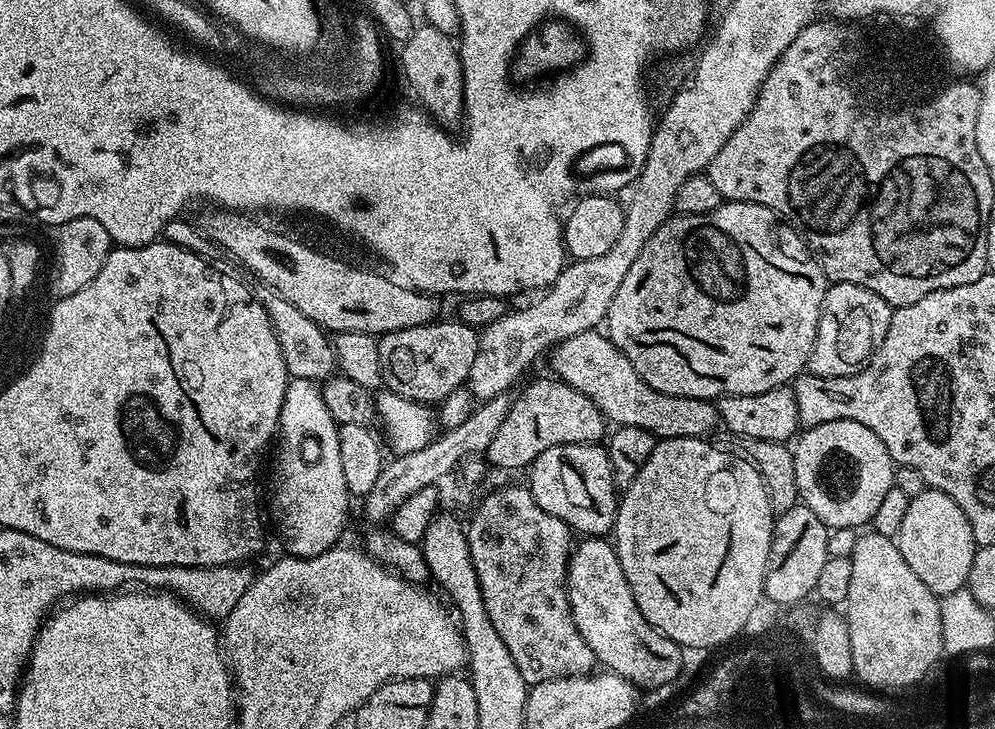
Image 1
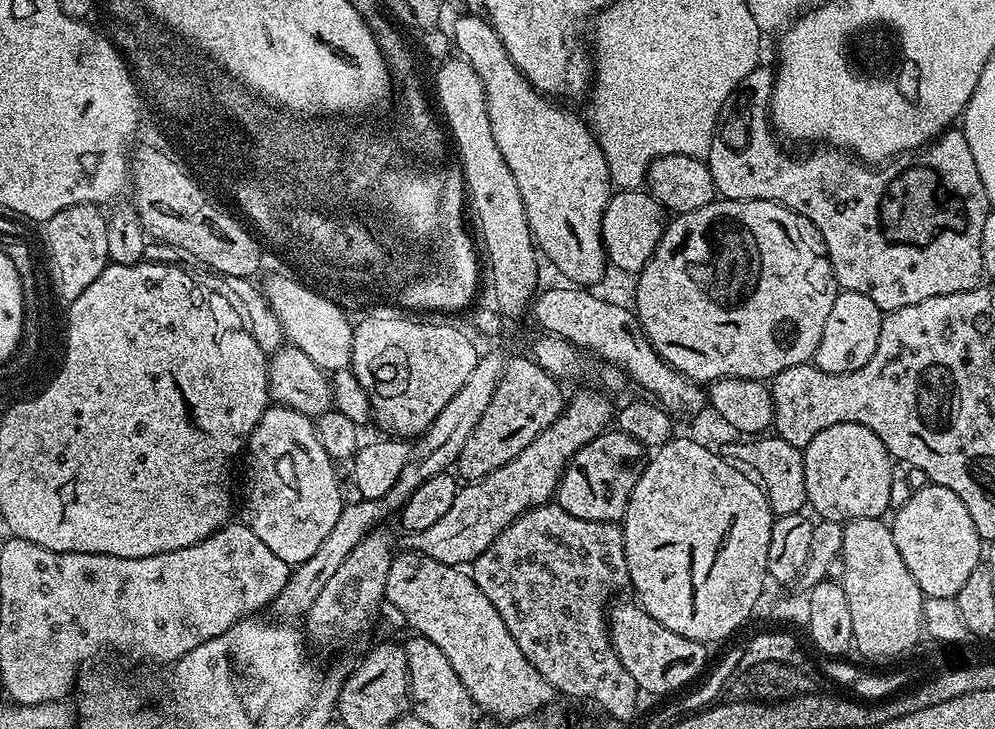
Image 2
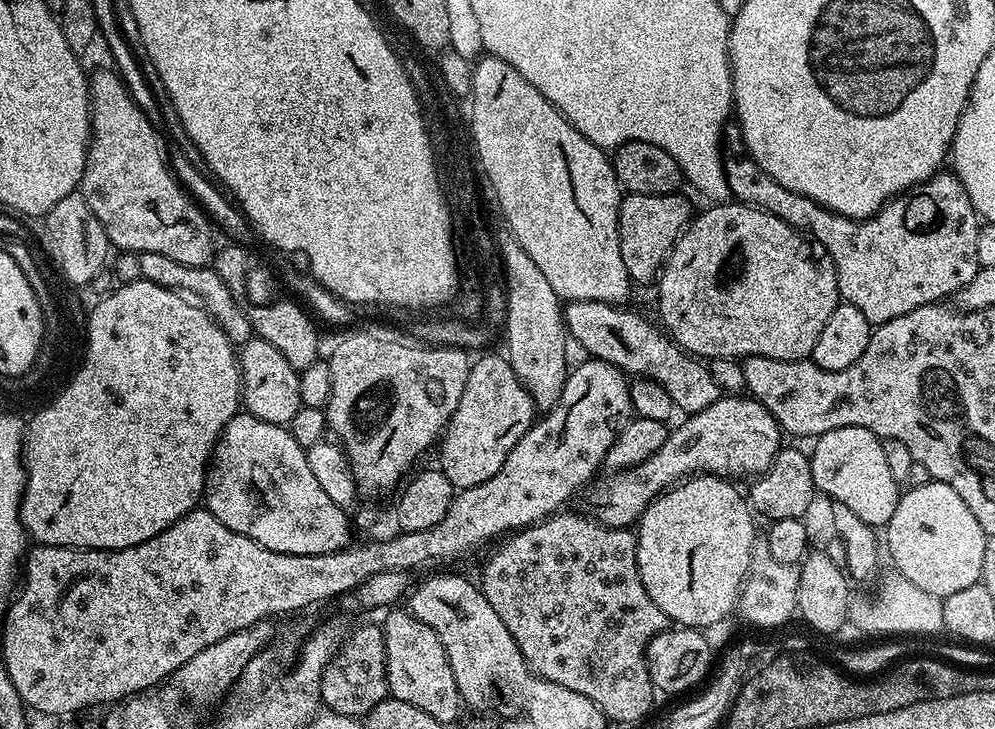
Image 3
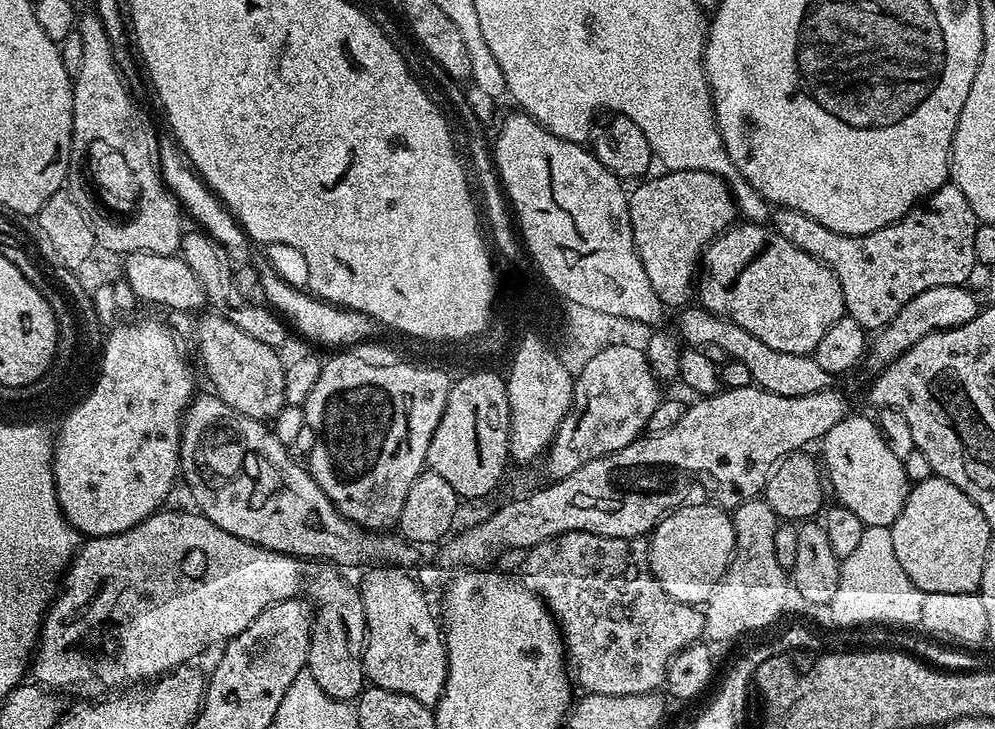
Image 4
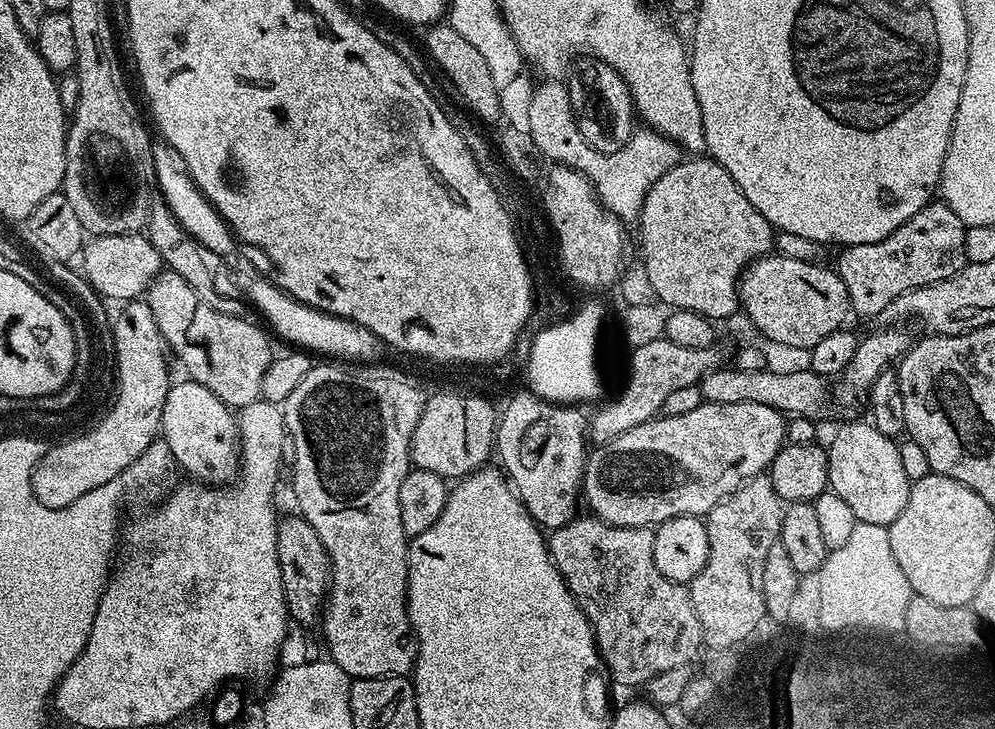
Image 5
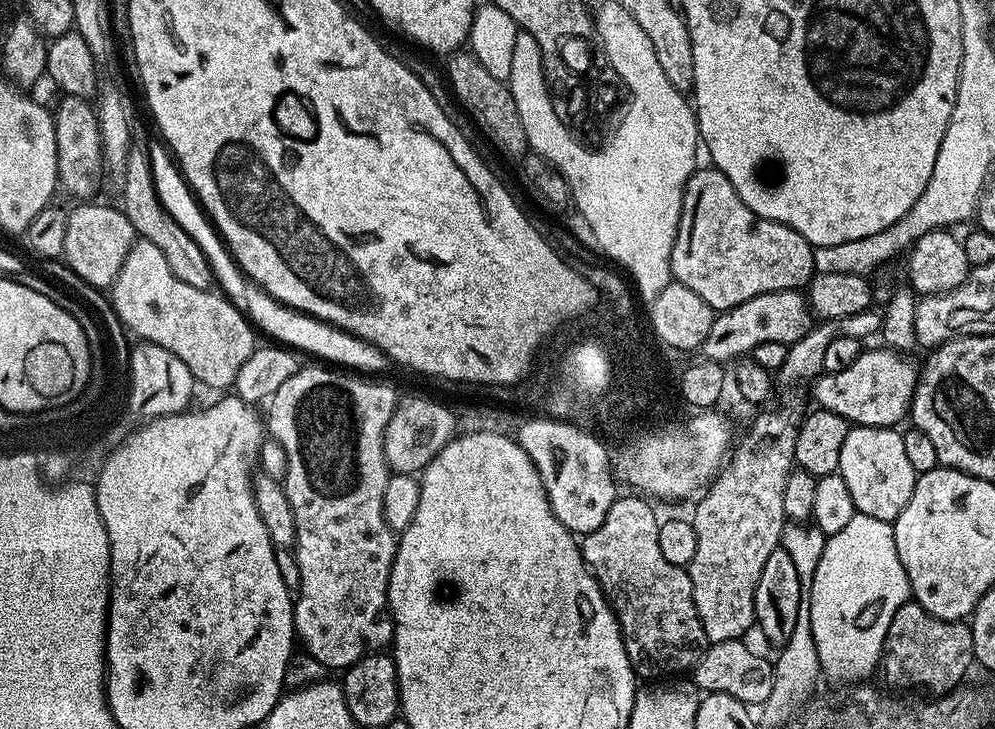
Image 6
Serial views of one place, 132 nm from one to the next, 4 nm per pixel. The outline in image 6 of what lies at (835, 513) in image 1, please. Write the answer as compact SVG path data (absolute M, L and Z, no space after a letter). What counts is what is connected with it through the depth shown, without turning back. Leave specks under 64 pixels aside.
M849 427L846 442L842 442L839 474L854 498L857 512L870 518L895 521L898 514L910 502L910 494L916 485L918 473L906 458L906 449L902 447L902 435L895 427L866 428Z

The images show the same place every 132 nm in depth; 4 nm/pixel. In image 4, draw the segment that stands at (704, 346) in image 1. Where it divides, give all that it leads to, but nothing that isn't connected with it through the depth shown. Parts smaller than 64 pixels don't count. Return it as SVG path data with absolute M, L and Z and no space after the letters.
M737 222L705 248L698 296L699 292L699 303L707 311L723 319L733 320L742 326L742 330L750 330L758 342L766 342L770 350L782 350L782 354L806 356L815 353L822 334L826 334L826 330L830 330L838 318L846 315L842 286L835 274L823 262L806 254L806 250L798 250L794 242L786 242L786 238L763 224Z

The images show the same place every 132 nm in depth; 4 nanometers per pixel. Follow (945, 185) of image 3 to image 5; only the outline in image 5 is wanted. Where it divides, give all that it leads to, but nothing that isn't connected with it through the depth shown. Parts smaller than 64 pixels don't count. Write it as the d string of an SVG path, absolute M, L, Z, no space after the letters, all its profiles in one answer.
M933 202L922 210L918 210L918 214L914 214L914 218L910 218L905 224L898 226L898 230L894 230L894 234L890 234L878 242L850 244L841 247L839 252L840 257L837 258L836 264L834 263L834 270L840 275L846 286L851 311L855 315L857 312L860 316L875 318L878 314L882 314L882 310L886 310L886 306L890 306L890 302L894 302L894 298L898 298L898 294L902 294L906 290L930 286L934 282L942 282L964 269L966 226L958 218L958 214L954 214L954 210L950 210L948 204Z

